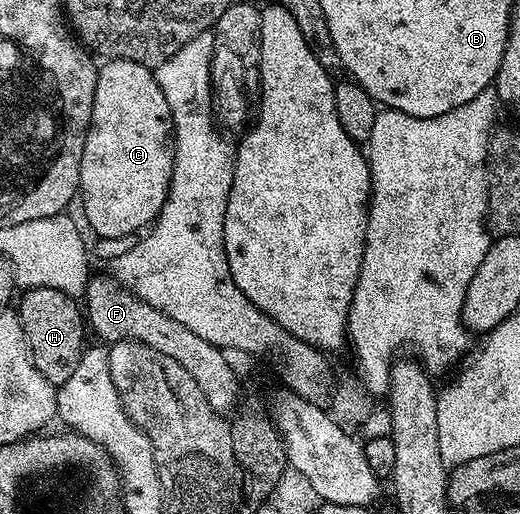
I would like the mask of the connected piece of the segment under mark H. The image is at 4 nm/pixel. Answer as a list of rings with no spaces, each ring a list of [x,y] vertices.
[[[29,288],[23,293],[18,311],[24,337],[28,343],[28,353],[37,370],[54,386],[66,382],[74,370],[78,370],[78,362],[86,351],[86,316],[81,305],[62,290],[49,288]]]

